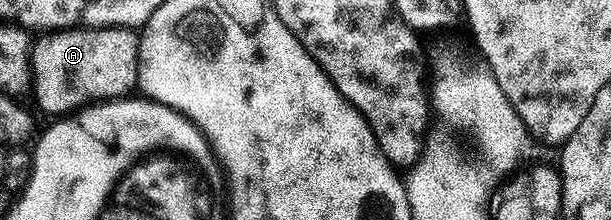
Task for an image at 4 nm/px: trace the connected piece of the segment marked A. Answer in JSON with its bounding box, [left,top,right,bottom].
[30,27,138,115]

